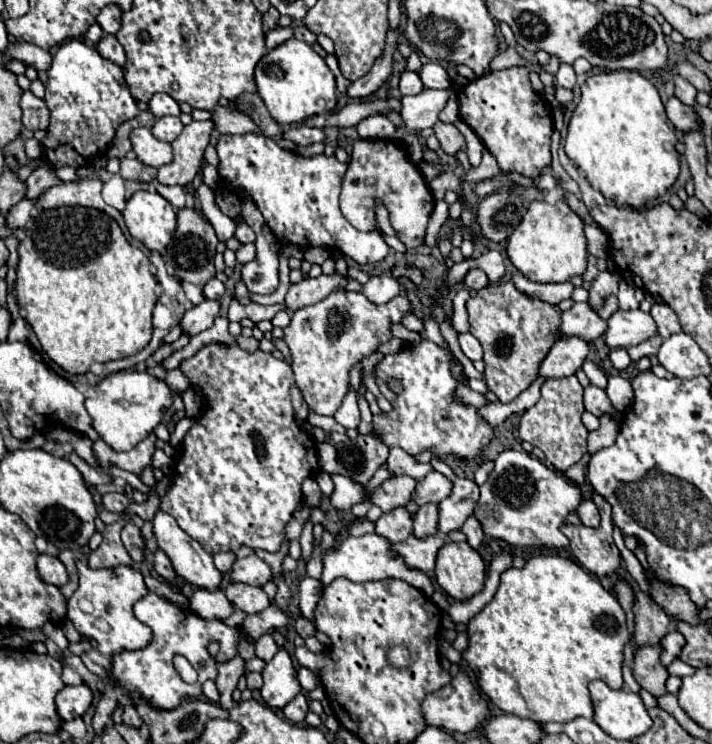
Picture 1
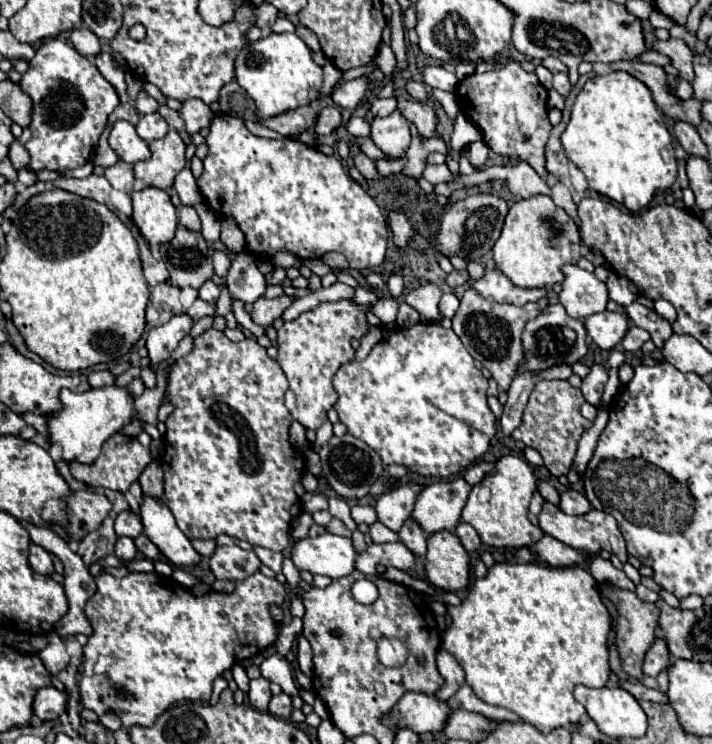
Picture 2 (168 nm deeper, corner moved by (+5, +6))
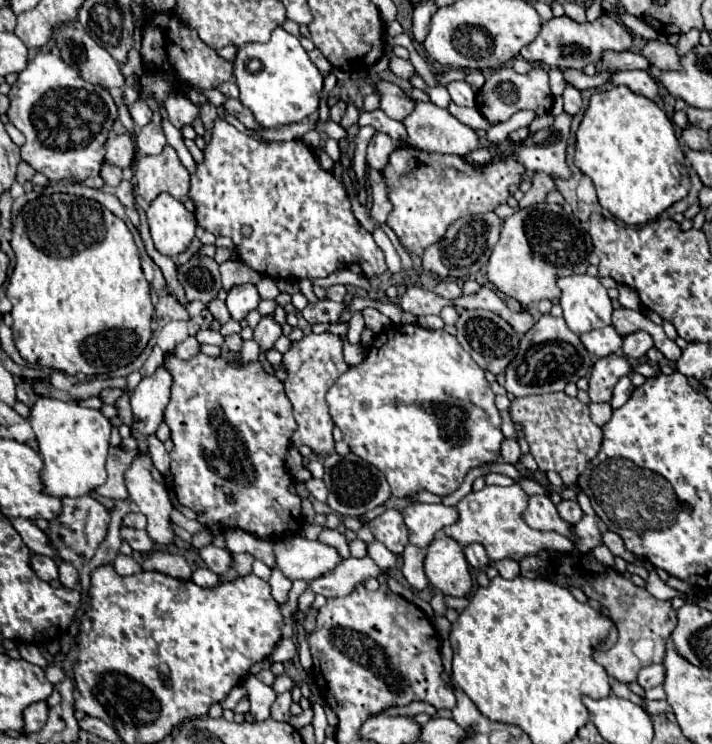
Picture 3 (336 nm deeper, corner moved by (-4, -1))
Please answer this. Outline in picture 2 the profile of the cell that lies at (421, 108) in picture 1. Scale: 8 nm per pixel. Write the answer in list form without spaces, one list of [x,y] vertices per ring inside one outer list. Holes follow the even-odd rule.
[[[395,110],[385,118],[373,118],[371,122],[371,140],[391,158],[401,158],[411,144],[411,130],[407,118]]]

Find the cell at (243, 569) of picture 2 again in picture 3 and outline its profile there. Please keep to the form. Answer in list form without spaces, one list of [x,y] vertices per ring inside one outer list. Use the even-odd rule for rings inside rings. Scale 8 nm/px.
[[[206,545],[204,549],[198,551],[200,559],[208,565],[208,569],[212,569],[214,573],[224,573],[230,565],[232,565],[232,557],[228,551],[216,547],[216,545]]]

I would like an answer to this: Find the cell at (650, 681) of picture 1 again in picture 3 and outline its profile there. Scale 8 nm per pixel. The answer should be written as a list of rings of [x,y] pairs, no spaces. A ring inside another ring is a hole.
[[[566,553],[548,559],[548,573],[544,579],[560,583],[562,587],[578,587],[588,599],[598,601],[610,611],[610,619],[618,629],[618,641],[610,649],[596,649],[594,661],[606,669],[606,673],[622,683],[636,681],[642,667],[660,663],[666,651],[666,639],[676,627],[676,609],[670,601],[660,601],[652,597],[646,589],[636,587],[630,579],[622,577],[614,567],[606,567],[596,561],[590,553]]]

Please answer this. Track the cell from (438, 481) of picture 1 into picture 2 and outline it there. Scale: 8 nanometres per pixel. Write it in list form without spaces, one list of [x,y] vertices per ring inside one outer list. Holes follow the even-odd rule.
[[[407,482],[399,488],[391,488],[383,492],[375,504],[377,518],[391,530],[399,530],[403,522],[411,516],[415,506],[415,498],[421,494],[423,486],[419,482]]]

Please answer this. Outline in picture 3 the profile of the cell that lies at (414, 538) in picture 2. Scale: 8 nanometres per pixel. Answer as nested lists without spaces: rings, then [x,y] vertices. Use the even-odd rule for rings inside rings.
[[[406,545],[402,557],[404,557],[404,565],[402,565],[404,579],[412,589],[424,591],[428,587],[428,579],[424,575],[424,551],[414,545]]]

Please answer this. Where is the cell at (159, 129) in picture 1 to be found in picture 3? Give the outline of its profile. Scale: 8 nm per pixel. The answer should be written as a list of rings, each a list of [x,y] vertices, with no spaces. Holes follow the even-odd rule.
[[[148,123],[136,135],[136,147],[144,155],[158,155],[158,153],[162,153],[164,145],[166,145],[166,137],[164,137],[160,125],[156,125],[156,123]]]

